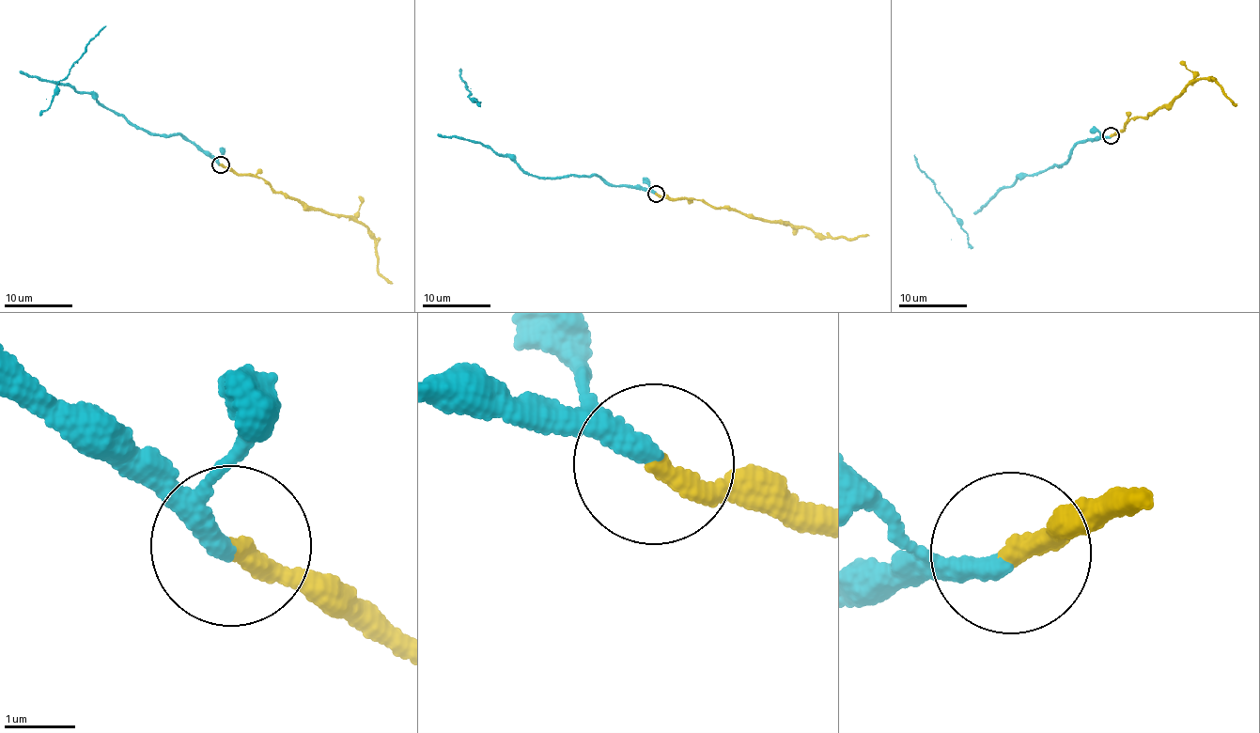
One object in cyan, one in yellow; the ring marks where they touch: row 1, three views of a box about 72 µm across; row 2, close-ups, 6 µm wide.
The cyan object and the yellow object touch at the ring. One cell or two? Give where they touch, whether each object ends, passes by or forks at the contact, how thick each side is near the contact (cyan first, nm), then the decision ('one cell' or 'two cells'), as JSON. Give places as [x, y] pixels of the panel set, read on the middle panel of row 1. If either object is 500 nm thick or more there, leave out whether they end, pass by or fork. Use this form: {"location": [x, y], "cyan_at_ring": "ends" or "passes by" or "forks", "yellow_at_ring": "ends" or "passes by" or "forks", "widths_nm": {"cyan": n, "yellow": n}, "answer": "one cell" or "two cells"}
{"location": [656, 194], "cyan_at_ring": "passes by", "yellow_at_ring": "ends", "widths_nm": {"cyan": 220, "yellow": 280}, "answer": "one cell"}

